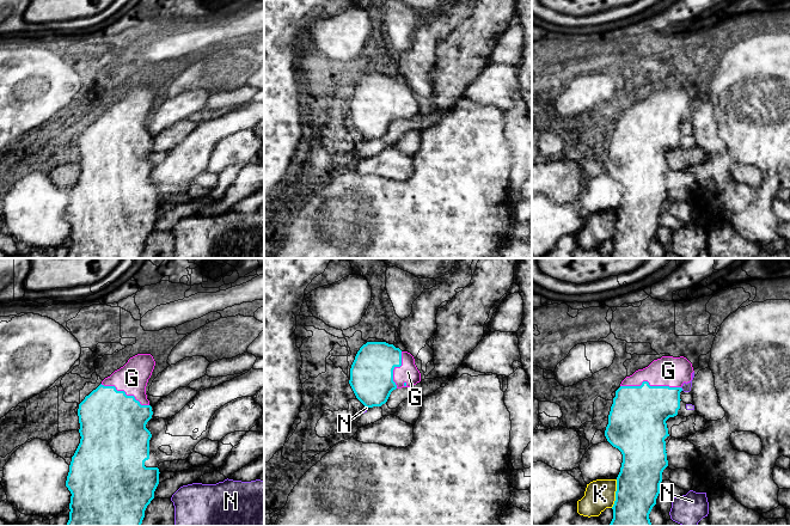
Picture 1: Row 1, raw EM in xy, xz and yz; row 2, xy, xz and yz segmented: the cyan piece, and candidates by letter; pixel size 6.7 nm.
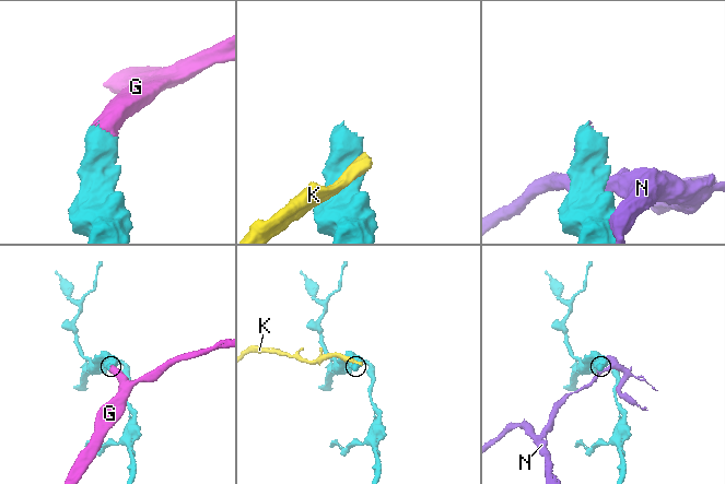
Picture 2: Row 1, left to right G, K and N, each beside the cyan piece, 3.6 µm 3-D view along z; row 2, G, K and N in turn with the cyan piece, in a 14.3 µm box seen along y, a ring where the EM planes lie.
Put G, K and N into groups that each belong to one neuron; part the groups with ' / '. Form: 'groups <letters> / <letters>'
groups G / K / N

